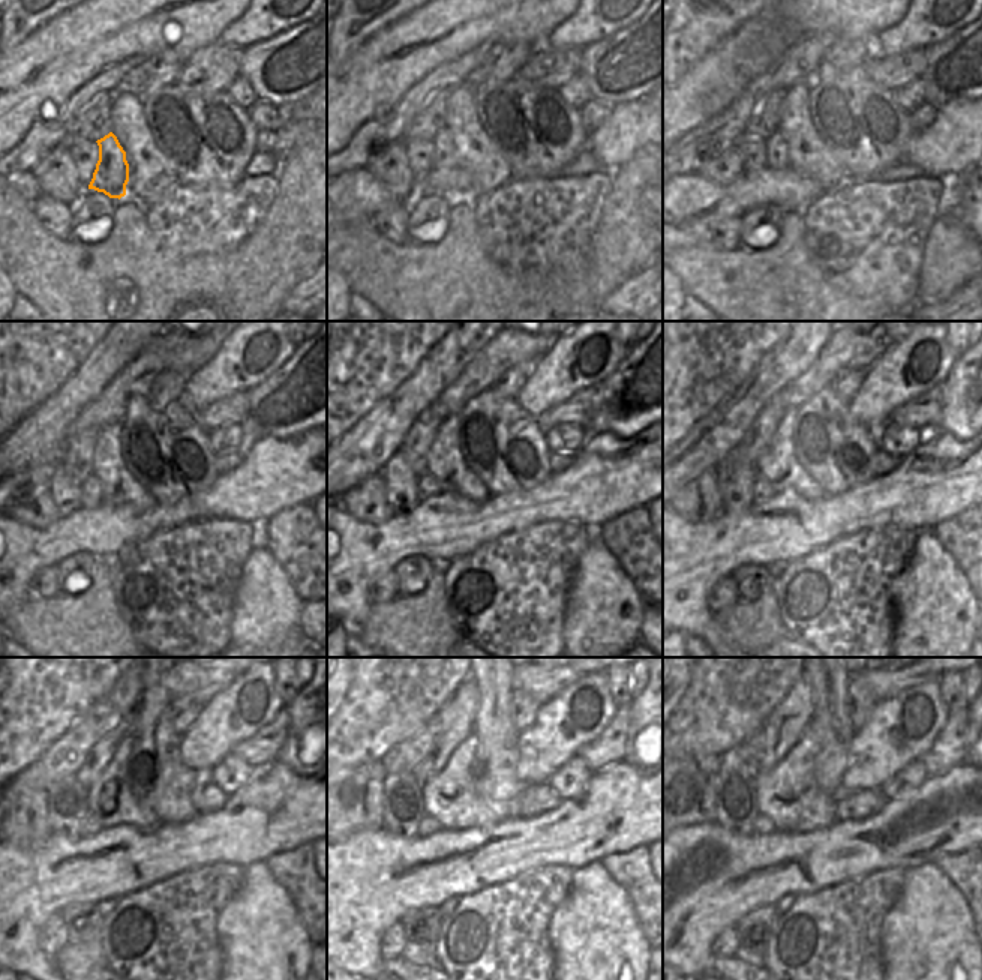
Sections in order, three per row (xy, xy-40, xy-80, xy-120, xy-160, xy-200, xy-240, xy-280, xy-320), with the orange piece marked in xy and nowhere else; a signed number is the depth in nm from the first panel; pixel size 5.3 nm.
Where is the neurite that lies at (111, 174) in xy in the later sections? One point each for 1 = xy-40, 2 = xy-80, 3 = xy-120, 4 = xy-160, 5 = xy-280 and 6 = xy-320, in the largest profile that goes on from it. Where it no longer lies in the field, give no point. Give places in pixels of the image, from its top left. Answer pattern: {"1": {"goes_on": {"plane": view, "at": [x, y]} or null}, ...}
{"1": {"goes_on": {"plane": "xy-40", "at": [444, 156]}}, "2": {"goes_on": {"plane": "xy-80", "at": [777, 147]}}, "3": {"goes_on": {"plane": "xy-120", "at": [93, 491]}}, "4": {"goes_on": {"plane": "xy-160", "at": [428, 486]}}, "5": {"goes_on": {"plane": "xy-280", "at": [428, 826]}}, "6": {"goes_on": {"plane": "xy-320", "at": [760, 826]}}}

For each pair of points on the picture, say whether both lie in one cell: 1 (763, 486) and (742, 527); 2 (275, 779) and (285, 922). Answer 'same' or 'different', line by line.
1: different
2: different

